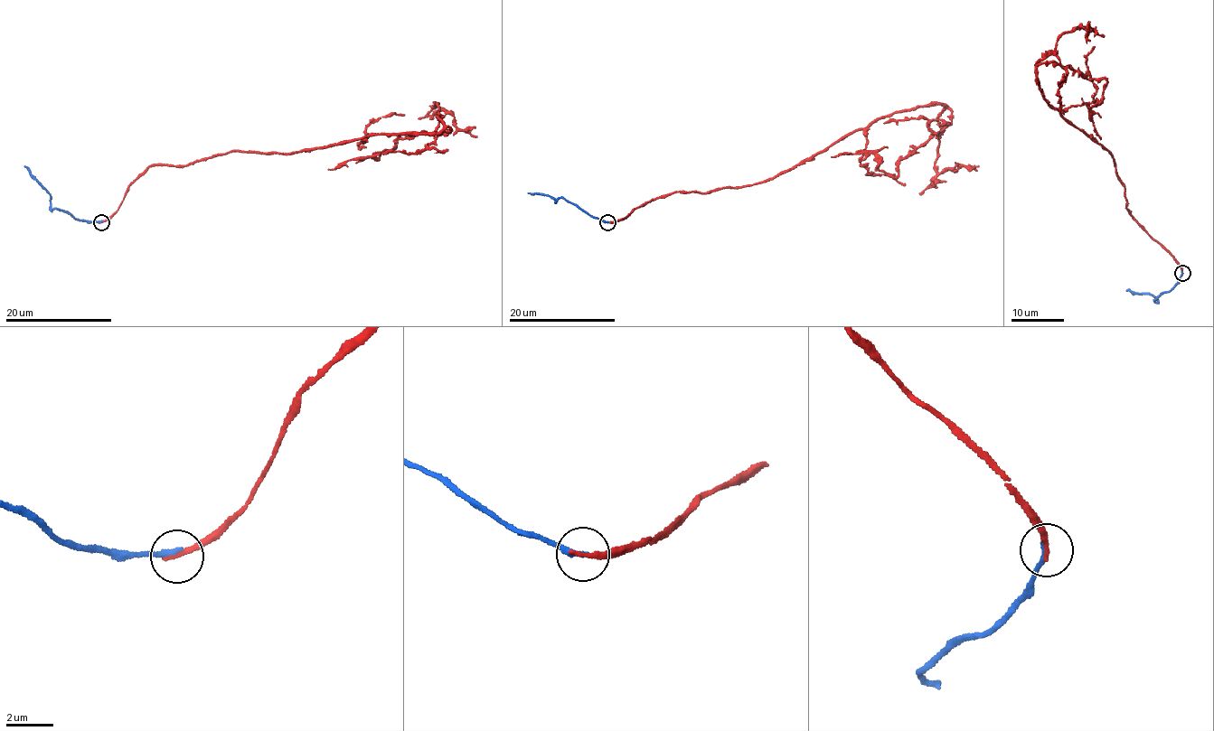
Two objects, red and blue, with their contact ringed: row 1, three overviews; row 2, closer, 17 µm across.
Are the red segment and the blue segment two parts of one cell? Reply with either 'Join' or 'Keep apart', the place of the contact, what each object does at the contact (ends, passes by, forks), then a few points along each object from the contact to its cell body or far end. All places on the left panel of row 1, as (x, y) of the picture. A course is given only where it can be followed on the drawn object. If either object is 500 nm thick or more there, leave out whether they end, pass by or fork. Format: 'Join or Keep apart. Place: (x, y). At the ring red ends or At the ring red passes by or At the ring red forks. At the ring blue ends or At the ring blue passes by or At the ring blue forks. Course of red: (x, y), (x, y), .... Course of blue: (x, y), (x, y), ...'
Keep apart. Place: (101, 222). At the ring red ends. At the ring blue ends. Course of red: (102, 221), (150, 166), (450, 126), (327, 169). Course of blue: (102, 221), (87, 222), (56, 208), (52, 210), (50, 195), (23, 166)

